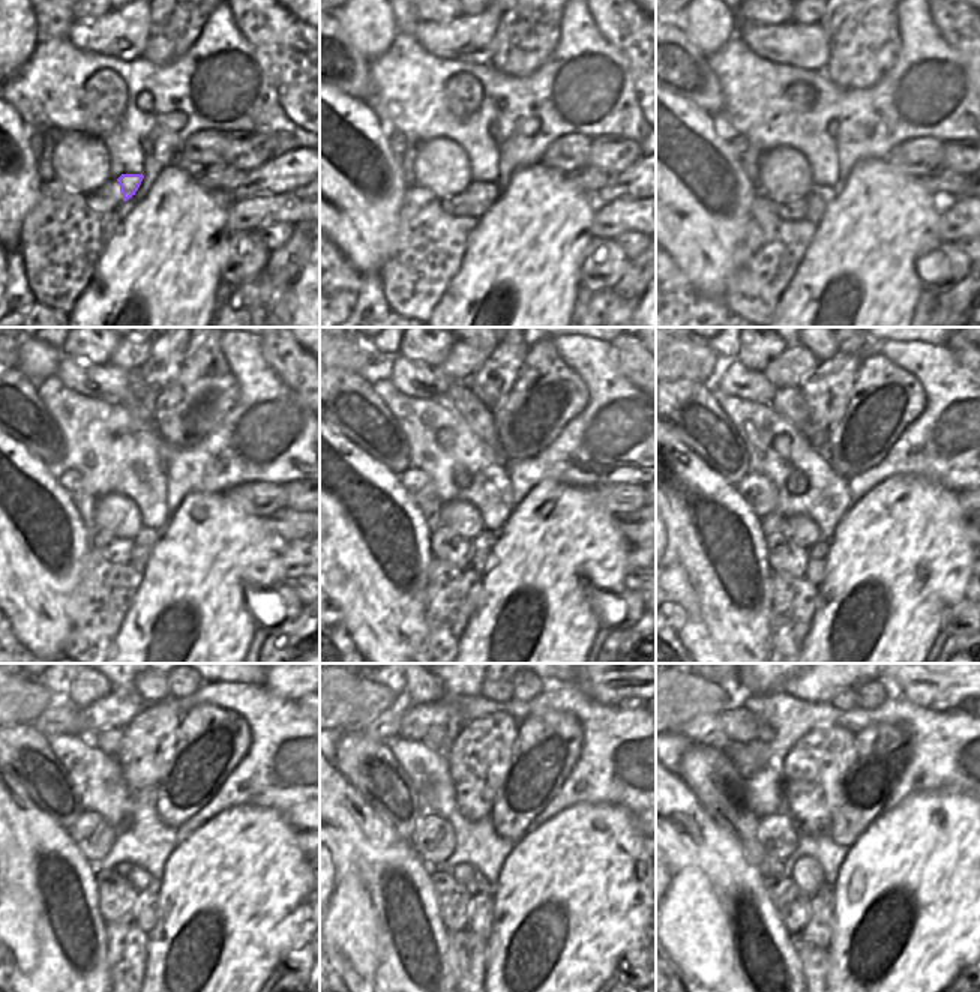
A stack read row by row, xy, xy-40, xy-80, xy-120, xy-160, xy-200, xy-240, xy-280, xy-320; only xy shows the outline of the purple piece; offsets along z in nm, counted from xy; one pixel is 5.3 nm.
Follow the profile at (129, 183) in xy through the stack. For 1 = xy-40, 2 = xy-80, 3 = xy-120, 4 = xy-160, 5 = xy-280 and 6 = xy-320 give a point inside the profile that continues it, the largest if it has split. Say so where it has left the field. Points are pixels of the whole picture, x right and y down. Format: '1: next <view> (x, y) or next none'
1: next xy-40 (479, 195)
2: next xy-80 (820, 197)
3: next xy-120 (146, 539)
4: next xy-160 (482, 545)
5: next xy-280 (480, 922)
6: next xy-320 (818, 931)

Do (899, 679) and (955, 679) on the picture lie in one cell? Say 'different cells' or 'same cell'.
same cell

